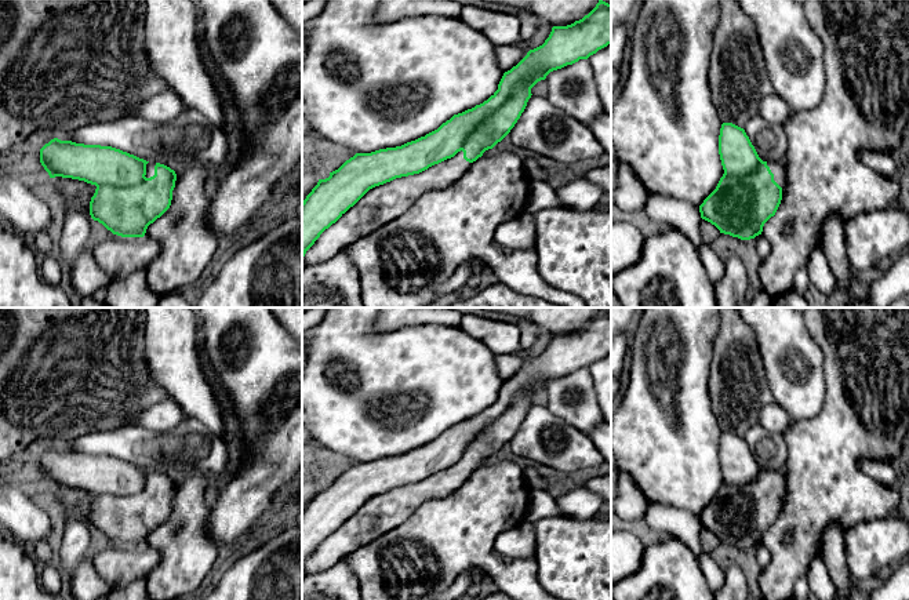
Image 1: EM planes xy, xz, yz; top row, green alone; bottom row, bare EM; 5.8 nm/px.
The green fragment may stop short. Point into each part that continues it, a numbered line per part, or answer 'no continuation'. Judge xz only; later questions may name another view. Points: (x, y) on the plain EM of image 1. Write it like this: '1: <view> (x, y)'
1: xz (381, 513)

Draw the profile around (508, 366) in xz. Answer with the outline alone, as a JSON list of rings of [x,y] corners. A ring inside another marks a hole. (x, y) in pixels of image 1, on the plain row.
[[[513,353],[513,354],[495,354],[495,364],[498,375],[508,381],[516,375],[530,360],[527,353]]]

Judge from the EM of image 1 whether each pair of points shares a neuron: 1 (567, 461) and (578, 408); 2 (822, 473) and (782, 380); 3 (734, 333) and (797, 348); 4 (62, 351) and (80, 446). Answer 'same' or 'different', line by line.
1: different
2: different
3: different
4: different

